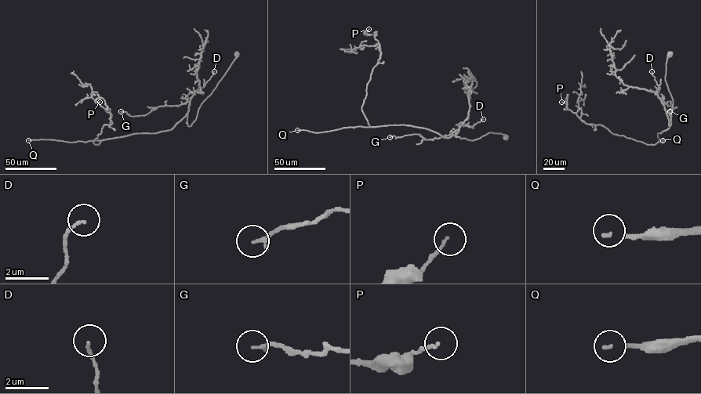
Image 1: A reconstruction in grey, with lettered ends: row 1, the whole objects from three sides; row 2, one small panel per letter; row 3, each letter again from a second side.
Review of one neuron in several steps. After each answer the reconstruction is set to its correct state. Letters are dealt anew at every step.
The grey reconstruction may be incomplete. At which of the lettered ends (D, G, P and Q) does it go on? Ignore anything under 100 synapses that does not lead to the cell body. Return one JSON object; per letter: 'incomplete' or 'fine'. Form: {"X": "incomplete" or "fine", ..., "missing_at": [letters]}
{"D": "fine", "G": "fine", "P": "fine", "Q": "incomplete", "missing_at": ["Q"]}

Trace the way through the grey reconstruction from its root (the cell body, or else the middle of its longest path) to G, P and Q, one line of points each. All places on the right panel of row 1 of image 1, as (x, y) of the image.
G: (670, 54), (665, 76), (673, 100), (669, 126), (662, 101), (672, 106), (666, 112), (669, 117), (670, 111)
P: (670, 54), (671, 124), (666, 114), (670, 126), (655, 144), (586, 123), (568, 109), (567, 98), (561, 102)
Q: (670, 54), (665, 81), (673, 104), (669, 126), (666, 114), (670, 127), (657, 134), (659, 141), (662, 140)

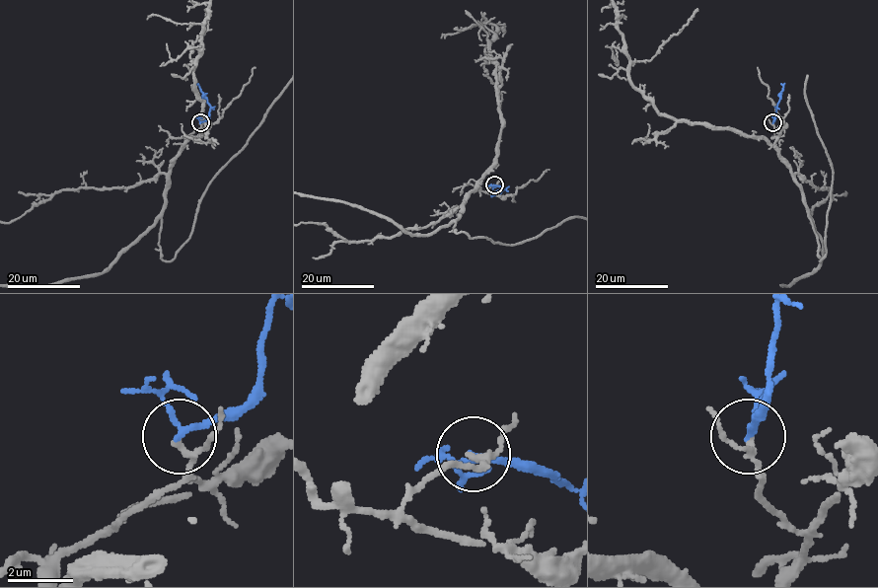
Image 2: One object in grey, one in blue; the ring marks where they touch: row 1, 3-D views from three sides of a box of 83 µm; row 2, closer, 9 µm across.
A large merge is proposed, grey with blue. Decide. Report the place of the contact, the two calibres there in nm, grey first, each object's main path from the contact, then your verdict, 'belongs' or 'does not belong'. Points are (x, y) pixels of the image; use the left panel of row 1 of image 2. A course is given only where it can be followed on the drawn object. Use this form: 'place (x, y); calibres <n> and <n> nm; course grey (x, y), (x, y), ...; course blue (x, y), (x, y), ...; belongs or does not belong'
place (200, 122); calibres 130 and 170 nm; course grey (200, 122), (171, 168), (159, 242), (164, 259), (171, 260), (189, 237), (209, 182), (246, 143); course blue (200, 122), (207, 118), (210, 106), (197, 83); does not belong

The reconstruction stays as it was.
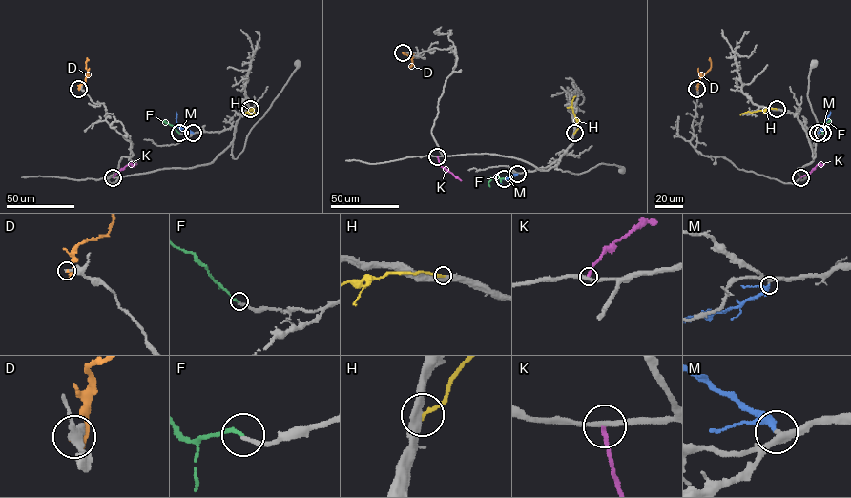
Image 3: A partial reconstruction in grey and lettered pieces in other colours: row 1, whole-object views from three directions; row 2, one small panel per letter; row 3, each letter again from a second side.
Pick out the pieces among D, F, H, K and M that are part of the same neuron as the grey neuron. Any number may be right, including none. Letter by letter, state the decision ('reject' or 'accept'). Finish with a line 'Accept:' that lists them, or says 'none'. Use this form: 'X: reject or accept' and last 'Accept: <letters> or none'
D: reject
F: accept
H: reject
K: reject
M: accept
Accept: F, M

